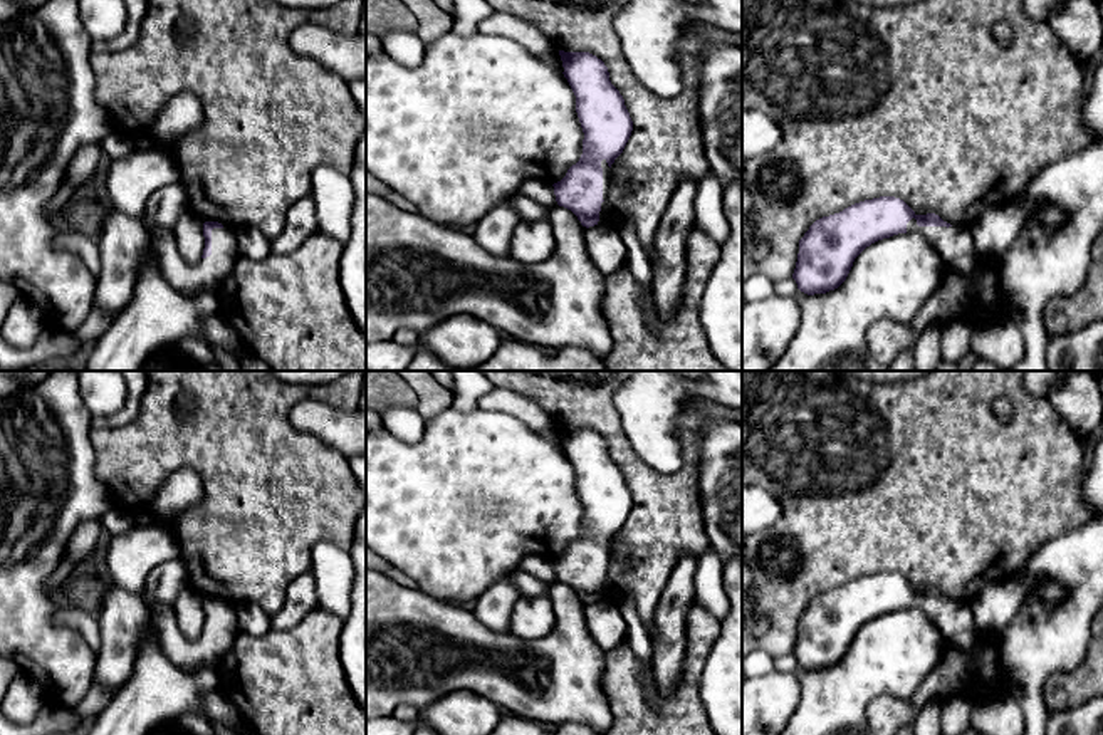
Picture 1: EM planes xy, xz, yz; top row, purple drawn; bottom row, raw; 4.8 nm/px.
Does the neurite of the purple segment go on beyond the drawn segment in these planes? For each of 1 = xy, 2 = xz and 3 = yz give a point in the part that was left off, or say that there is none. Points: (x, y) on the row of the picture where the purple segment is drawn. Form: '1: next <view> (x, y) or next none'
1: next xy (209, 272)
2: next xz (606, 172)
3: next yz (956, 247)

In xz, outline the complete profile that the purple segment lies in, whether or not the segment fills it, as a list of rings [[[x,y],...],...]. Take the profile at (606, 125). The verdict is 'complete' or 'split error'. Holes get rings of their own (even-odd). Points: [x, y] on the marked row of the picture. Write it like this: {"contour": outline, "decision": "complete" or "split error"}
{"contour": [[[559,50],[564,77],[576,96],[576,112],[584,133],[583,154],[566,176],[554,183],[554,195],[559,206],[571,210],[583,227],[589,228],[604,222],[608,213],[608,195],[611,183],[611,164],[623,153],[633,121],[619,91],[611,84],[608,67],[589,52]]], "decision": "split error"}

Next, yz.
{"contour": [[[880,196],[816,220],[799,240],[799,253],[792,279],[808,295],[838,289],[848,277],[855,258],[871,243],[898,233],[917,232],[940,255],[944,267],[969,275],[980,263],[969,227],[952,227],[935,213],[917,215],[903,200]]], "decision": "split error"}

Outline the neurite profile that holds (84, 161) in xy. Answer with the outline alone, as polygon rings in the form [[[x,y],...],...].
[[[101,143],[79,148],[65,168],[62,185],[71,185],[74,190],[81,188],[87,180],[91,180],[101,154]]]

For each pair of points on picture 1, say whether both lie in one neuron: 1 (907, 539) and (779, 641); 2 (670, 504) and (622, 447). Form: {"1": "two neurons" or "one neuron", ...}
{"1": "one neuron", "2": "one neuron"}

